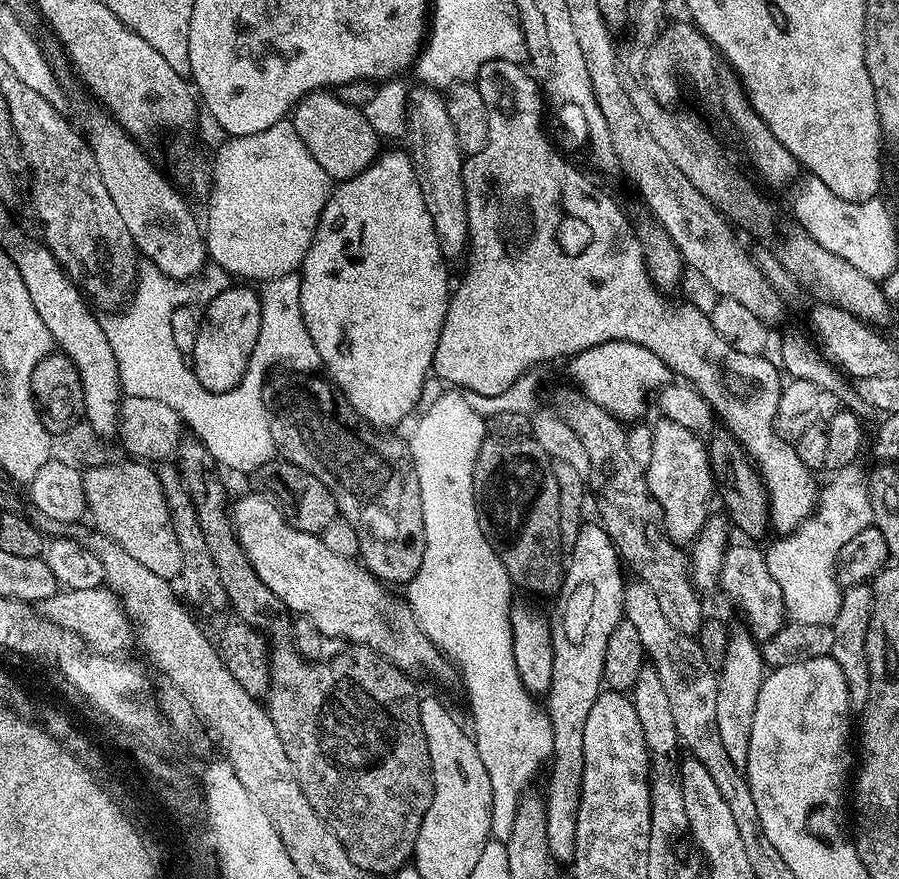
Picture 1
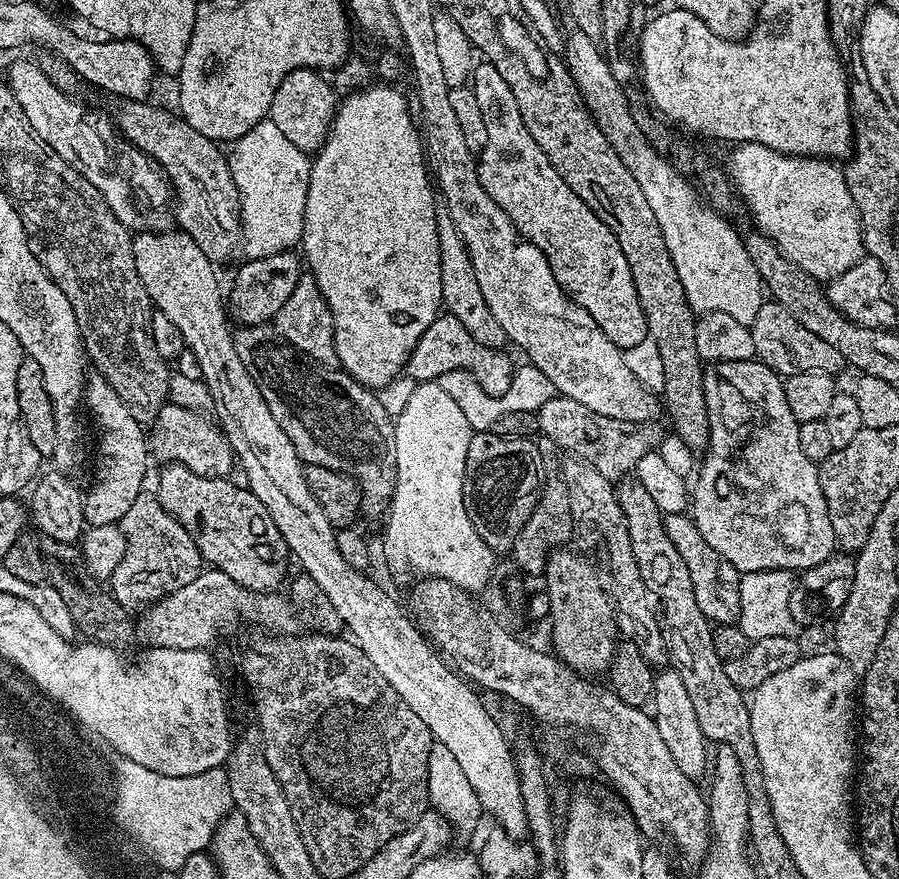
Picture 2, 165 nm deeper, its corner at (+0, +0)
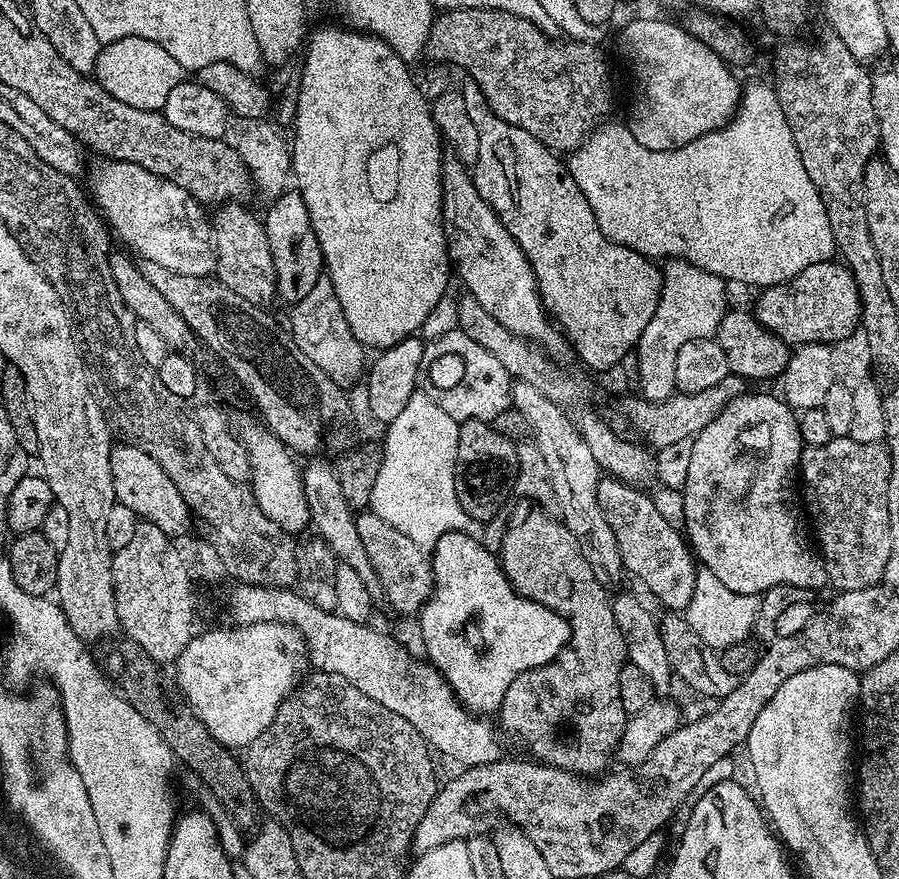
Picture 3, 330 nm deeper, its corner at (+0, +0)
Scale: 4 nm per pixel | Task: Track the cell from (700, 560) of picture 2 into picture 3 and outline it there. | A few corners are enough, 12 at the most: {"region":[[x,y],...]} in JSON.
{"region":[[600,482],[624,572],[669,612],[688,607],[698,571],[681,529],[651,495]]}

